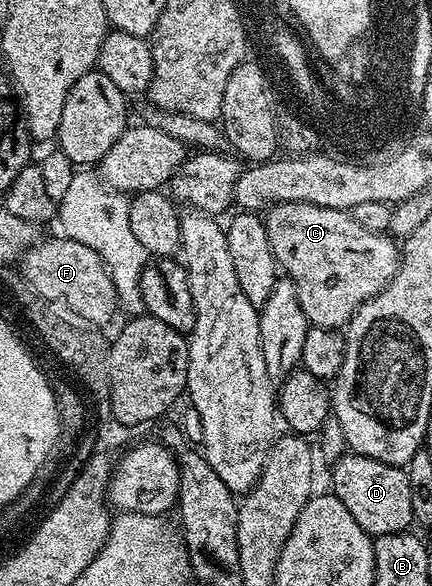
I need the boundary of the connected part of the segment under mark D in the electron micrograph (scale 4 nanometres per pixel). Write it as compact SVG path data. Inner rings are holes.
M348 453L339 458L330 471L330 490L343 502L345 509L349 509L349 513L353 513L353 521L357 521L357 525L361 525L361 529L365 529L368 535L372 537L388 535L406 531L412 526L413 501L409 497L409 477L404 468L394 467L385 461L377 461L373 457Z

